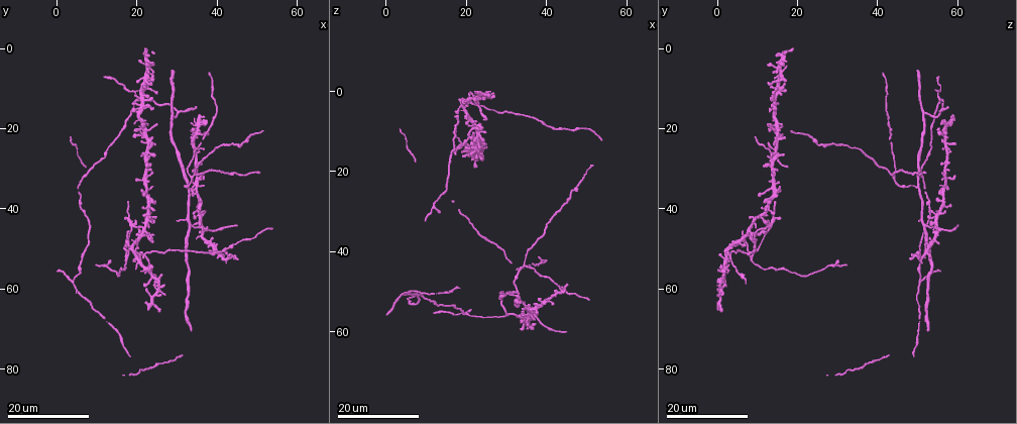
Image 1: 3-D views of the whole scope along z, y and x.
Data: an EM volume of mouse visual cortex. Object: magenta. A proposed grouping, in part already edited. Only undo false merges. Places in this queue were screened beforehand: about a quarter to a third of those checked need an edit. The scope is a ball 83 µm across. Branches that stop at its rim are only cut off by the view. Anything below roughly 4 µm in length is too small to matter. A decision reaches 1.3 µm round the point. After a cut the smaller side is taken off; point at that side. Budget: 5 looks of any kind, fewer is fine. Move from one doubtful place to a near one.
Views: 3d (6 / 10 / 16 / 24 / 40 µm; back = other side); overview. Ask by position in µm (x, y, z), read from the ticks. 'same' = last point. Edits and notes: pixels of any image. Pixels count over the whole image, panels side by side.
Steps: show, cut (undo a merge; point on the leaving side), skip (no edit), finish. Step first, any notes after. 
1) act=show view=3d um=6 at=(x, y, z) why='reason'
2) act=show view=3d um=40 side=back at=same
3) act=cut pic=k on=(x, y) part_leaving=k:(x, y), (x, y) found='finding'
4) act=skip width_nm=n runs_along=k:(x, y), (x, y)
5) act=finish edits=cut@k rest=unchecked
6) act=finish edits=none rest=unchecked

act=show view=3d um=24 at=(33.5, 44.0, 52.0) why='thin arm on a thick one'

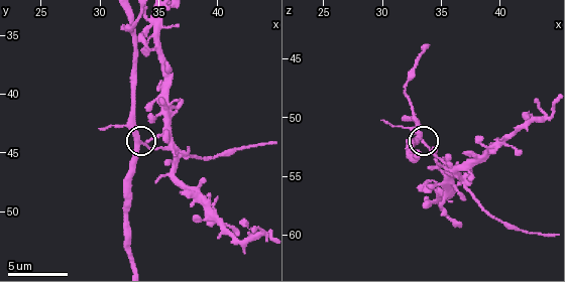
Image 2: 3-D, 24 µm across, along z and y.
act=show view=3d um=10 at=same

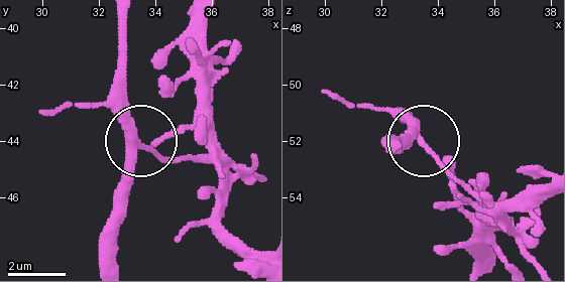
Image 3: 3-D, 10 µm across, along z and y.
act=skip side_arm_um=35 runs_along=3:(124, 22), (126, 123), (167, 157), (201, 159) found='one neuron here'

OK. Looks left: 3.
act=show view=3d um=16 at=(19.0, 13.0, 55.5) why='thick turns thin'

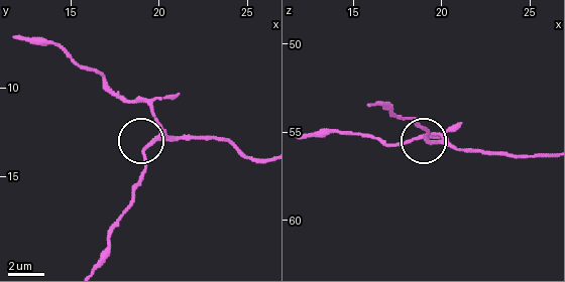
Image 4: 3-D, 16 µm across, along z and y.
act=show view=3d um=10 at=(19.2, 13.6, 55.4)

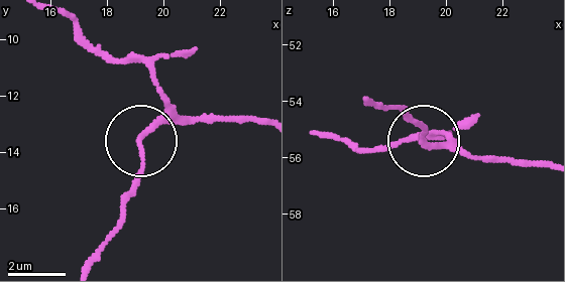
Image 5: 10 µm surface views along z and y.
act=skip runs_along=5:(92, 259), (139, 172), (144, 136), (193, 115) found='continuous, no second neuron'

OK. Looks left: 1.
act=show view=3d um=16 at=(36.6, 45.2, 55.2) why='small branch off a trunk'

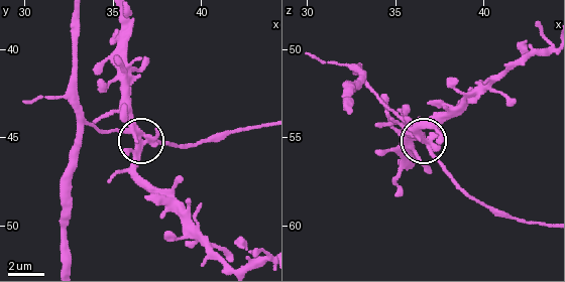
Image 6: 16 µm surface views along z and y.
act=skip width_nm=370 found='continuous, no second neuron'

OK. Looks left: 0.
act=finish edits=none rest=unchecked

